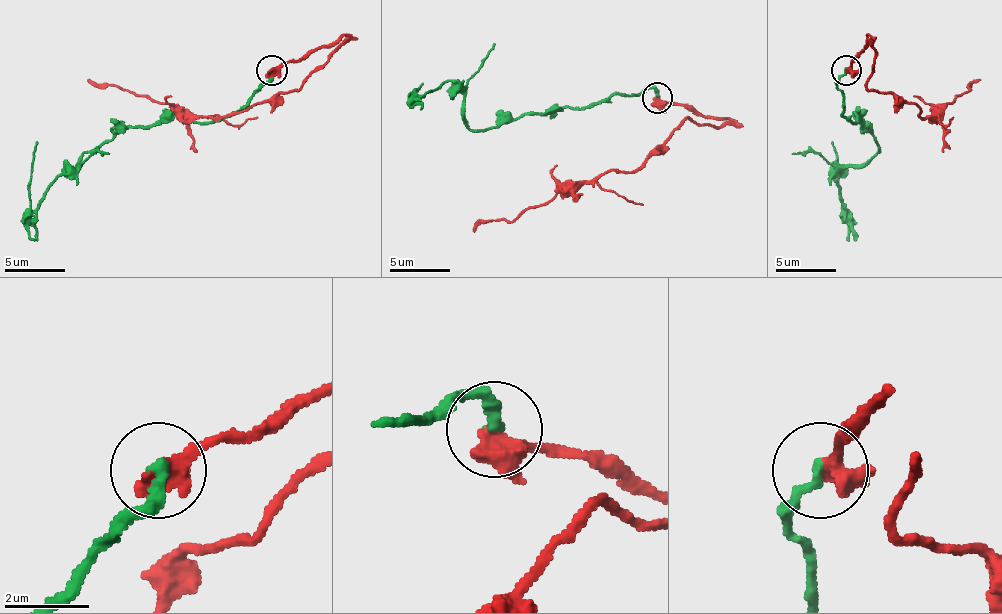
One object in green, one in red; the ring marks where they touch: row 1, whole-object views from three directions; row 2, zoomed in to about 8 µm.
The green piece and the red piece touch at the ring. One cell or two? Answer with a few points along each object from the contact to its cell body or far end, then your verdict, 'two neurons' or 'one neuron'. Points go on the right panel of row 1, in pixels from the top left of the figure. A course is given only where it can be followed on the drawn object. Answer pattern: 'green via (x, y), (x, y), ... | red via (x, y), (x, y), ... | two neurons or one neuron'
green via (847, 71), (844, 113), (877, 141), (862, 165), (832, 174), (847, 207), (832, 141) | red via (847, 71), (871, 47), (874, 71), (868, 86), (916, 107), (922, 116), (931, 116), (980, 80) | one neuron

